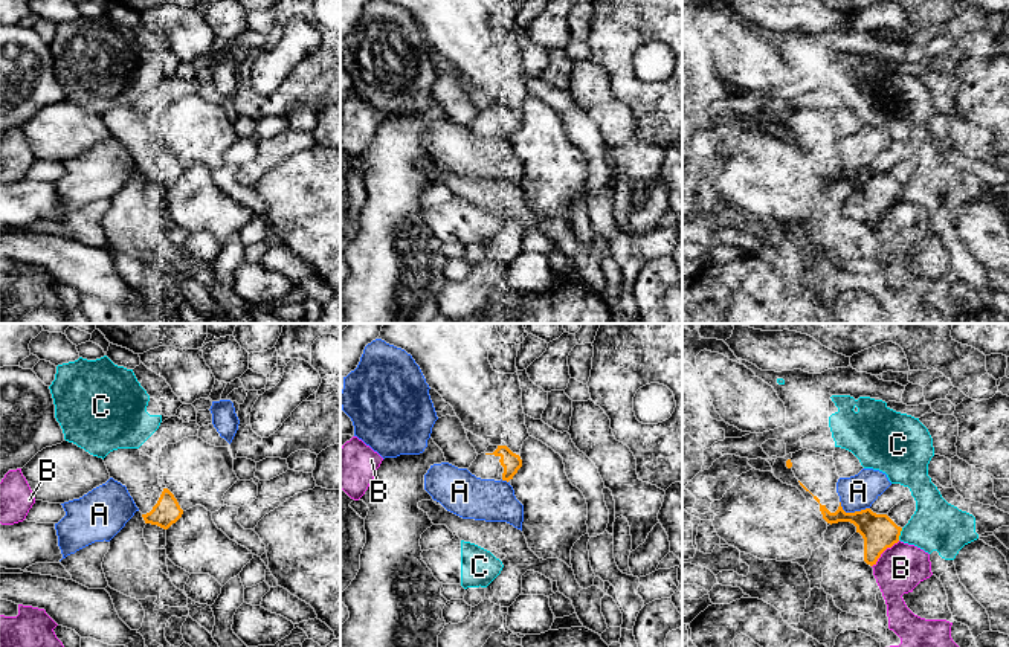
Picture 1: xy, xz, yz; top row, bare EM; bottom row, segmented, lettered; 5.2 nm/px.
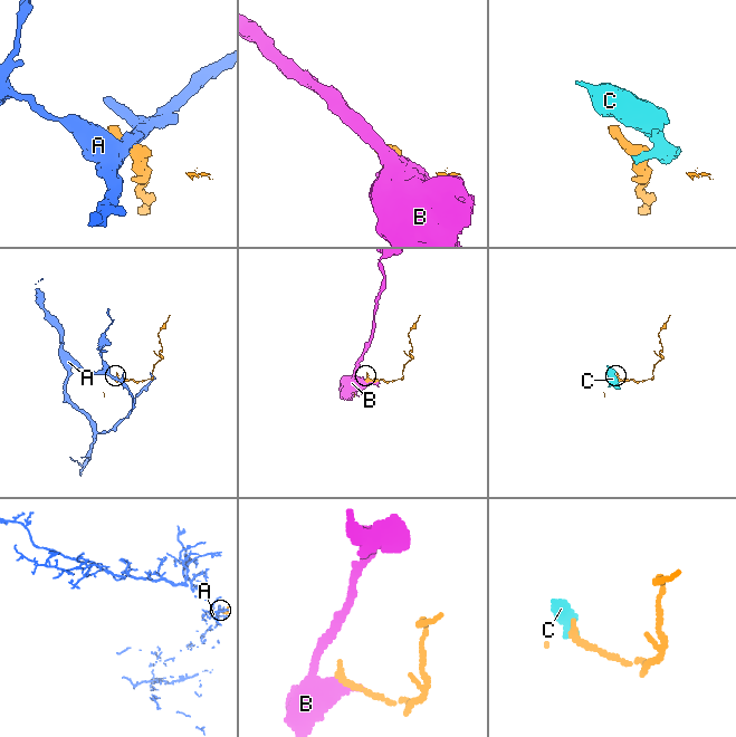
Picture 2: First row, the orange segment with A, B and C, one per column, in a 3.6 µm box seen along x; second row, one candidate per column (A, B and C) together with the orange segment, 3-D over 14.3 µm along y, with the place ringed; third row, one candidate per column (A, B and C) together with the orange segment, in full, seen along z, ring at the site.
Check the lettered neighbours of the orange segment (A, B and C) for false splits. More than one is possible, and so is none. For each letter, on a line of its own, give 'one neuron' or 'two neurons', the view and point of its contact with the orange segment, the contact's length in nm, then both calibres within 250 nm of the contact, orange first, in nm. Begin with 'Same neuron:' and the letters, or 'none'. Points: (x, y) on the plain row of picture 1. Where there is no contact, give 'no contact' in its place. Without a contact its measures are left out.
Same neuron: none
A: two neurons | yz (852, 171) | 170 nm | 180/180 nm
B: two neurons | yz (884, 208) | 200 nm | 180/240 nm
C: two neurons | yz (899, 193) | 70 nm | 180/280 nm

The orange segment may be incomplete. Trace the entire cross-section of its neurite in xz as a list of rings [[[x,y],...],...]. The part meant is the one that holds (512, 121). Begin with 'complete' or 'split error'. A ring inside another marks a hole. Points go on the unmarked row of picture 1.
split error | [[[498,104],[493,111],[481,111],[467,127],[481,137],[510,139],[522,125],[519,113],[513,111],[507,104]]]

